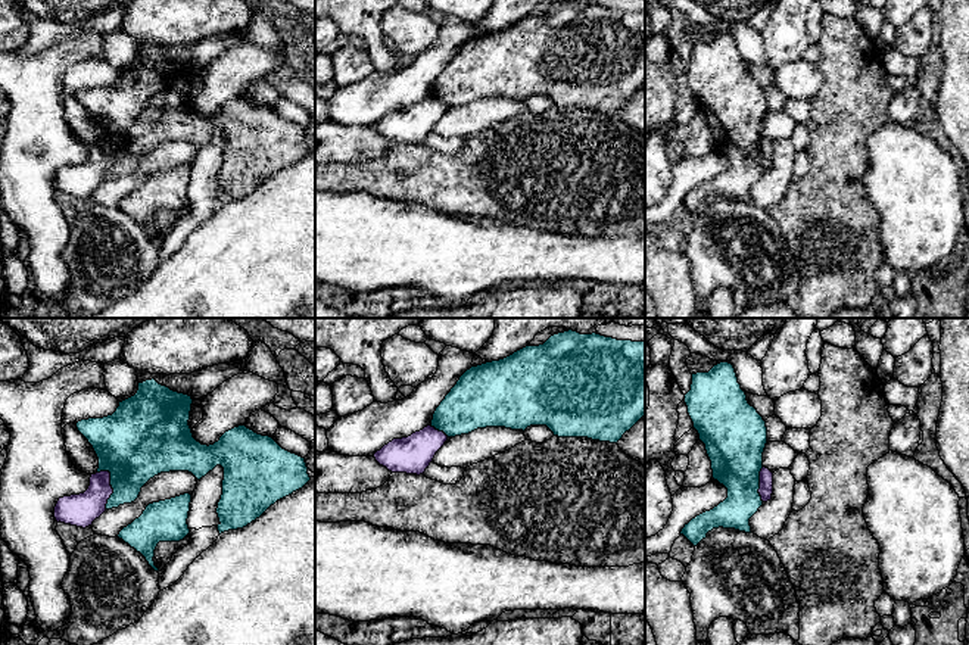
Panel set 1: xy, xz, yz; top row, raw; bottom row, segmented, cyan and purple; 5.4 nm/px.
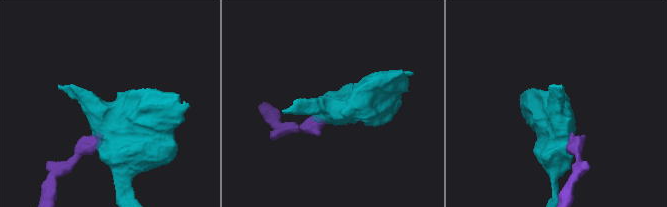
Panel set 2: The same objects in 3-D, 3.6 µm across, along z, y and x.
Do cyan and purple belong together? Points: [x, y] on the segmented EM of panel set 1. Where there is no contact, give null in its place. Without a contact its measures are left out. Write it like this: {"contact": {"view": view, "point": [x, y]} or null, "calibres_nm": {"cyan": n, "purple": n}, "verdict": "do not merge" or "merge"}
{"contact": {"view": "xy", "point": [111, 485]}, "calibres_nm": {"cyan": 400, "purple": 180}, "verdict": "do not merge"}

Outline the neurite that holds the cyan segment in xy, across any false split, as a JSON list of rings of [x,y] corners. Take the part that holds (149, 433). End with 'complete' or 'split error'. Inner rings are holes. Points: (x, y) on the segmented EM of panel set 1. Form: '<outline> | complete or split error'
[[[155,378],[138,383],[134,396],[119,402],[112,415],[77,423],[78,431],[93,446],[100,471],[110,473],[113,493],[106,510],[134,502],[141,487],[155,476],[169,471],[188,471],[197,480],[216,465],[224,468],[222,495],[216,514],[219,535],[243,529],[259,518],[277,501],[302,489],[311,480],[305,458],[283,449],[272,437],[246,426],[225,431],[214,445],[202,445],[188,426],[193,399],[171,390]]] | complete

